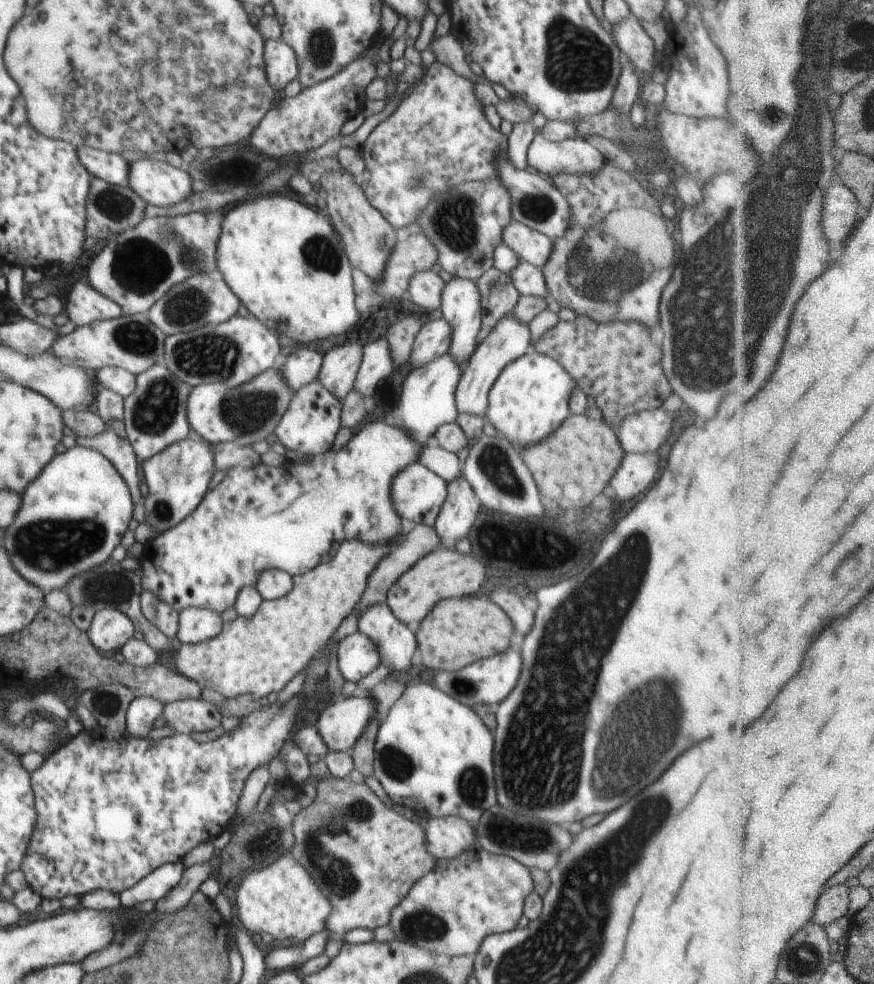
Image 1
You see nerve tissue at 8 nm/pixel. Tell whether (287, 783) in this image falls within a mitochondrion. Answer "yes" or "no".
no

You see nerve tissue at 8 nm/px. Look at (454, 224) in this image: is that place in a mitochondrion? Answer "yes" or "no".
yes

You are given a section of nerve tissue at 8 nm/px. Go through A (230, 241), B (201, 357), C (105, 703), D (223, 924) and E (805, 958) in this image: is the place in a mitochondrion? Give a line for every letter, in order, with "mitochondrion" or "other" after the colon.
A: other
B: mitochondrion
C: mitochondrion
D: other
E: mitochondrion

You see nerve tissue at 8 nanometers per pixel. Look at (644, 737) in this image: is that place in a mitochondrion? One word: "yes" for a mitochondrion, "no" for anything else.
yes

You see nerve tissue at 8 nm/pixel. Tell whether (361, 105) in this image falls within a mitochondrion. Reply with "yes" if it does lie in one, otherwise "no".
no

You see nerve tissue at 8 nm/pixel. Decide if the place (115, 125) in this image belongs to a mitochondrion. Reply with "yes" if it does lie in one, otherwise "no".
no

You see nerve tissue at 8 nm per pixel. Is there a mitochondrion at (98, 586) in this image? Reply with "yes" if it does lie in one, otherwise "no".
yes

